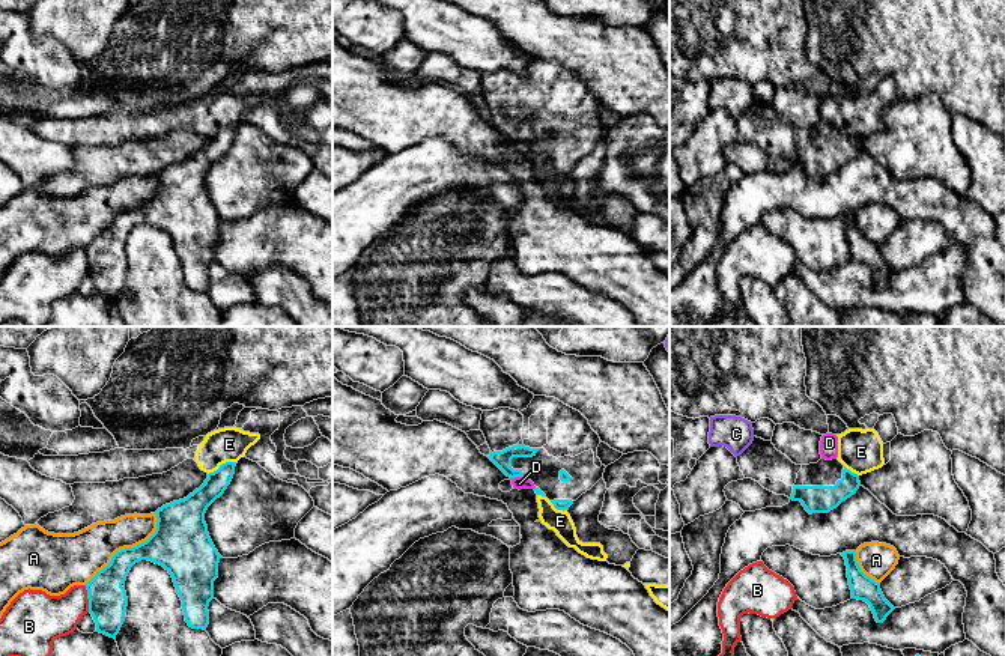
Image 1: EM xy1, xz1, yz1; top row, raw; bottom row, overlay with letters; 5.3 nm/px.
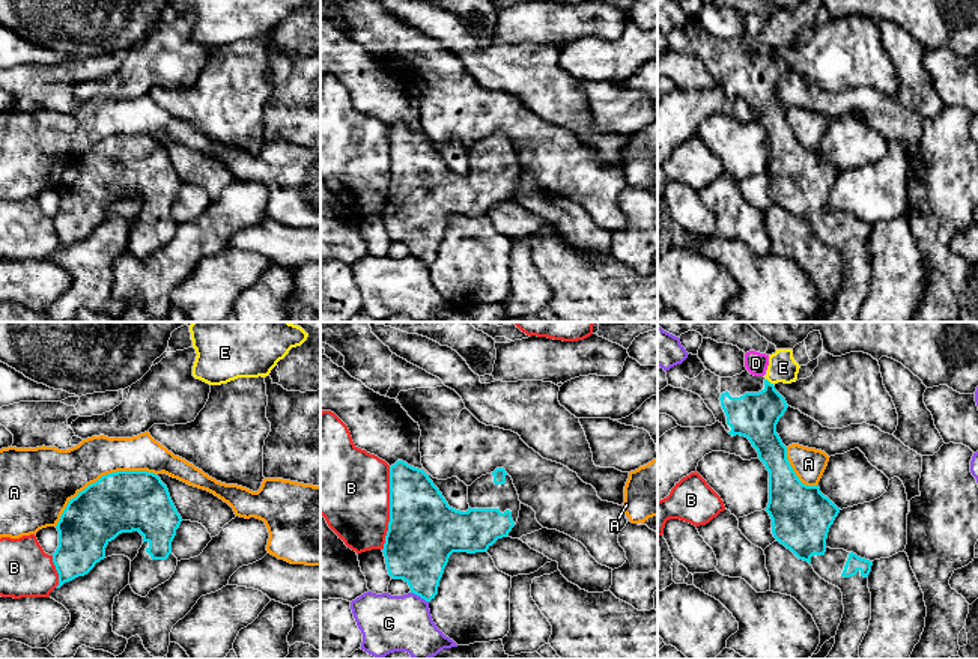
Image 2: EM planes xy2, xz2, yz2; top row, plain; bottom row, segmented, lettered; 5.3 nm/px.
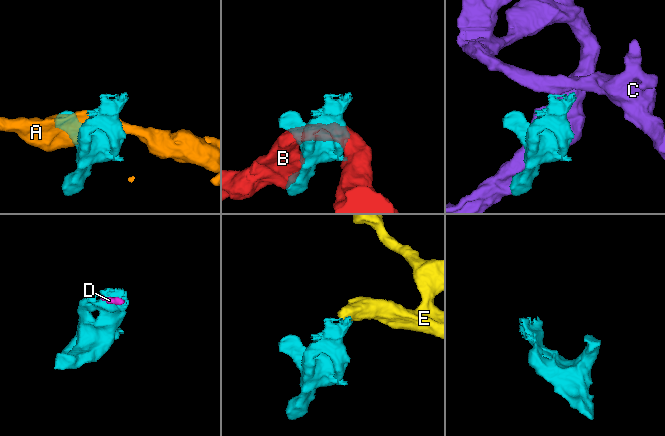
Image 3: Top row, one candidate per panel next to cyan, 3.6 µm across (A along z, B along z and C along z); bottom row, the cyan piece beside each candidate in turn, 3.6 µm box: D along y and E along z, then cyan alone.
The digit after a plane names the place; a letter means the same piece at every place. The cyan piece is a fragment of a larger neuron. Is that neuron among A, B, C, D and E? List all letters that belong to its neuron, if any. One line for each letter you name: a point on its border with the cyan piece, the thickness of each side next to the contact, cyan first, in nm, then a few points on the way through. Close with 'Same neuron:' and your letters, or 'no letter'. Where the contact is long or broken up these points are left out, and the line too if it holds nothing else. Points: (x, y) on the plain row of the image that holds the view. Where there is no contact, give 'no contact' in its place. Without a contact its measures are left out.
Same neuron: no letter

